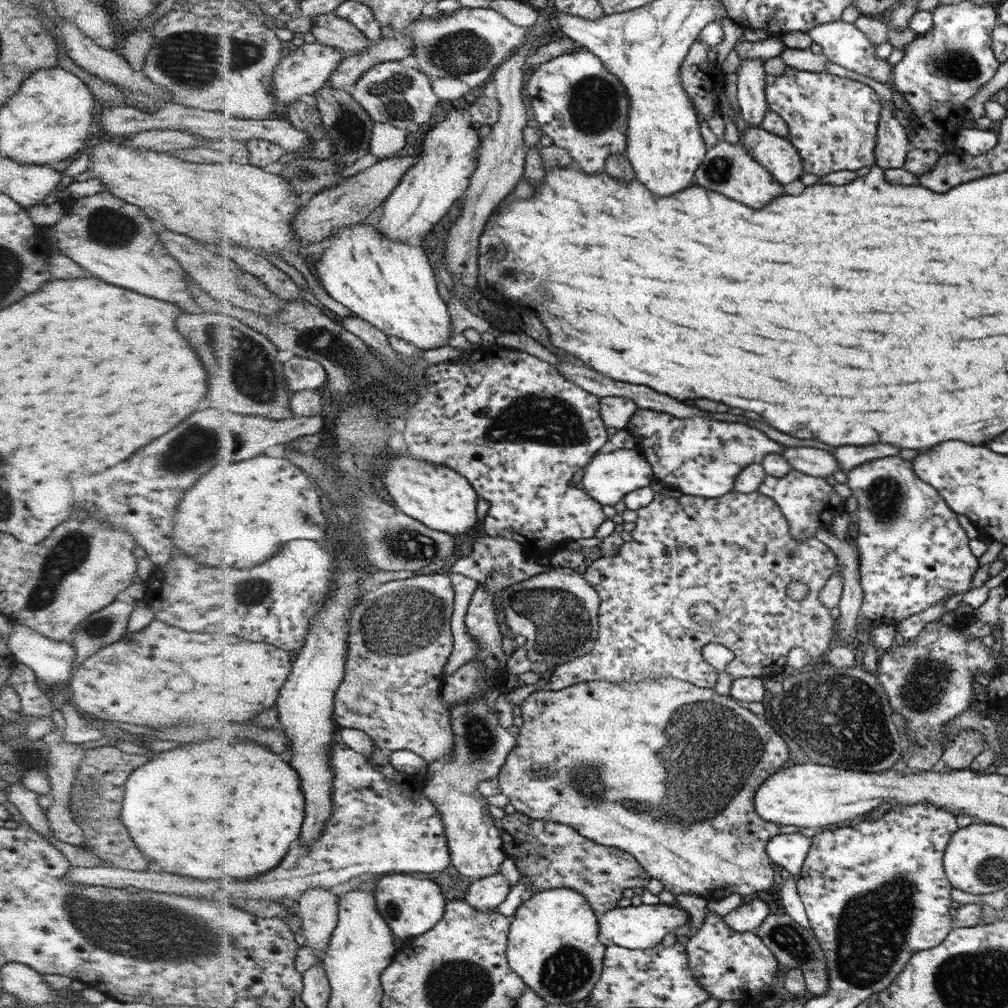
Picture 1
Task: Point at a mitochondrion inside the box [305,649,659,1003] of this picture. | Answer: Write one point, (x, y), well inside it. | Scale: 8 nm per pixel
(563, 973)

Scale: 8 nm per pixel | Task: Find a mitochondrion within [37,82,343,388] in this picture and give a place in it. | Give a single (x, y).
(106, 226)

